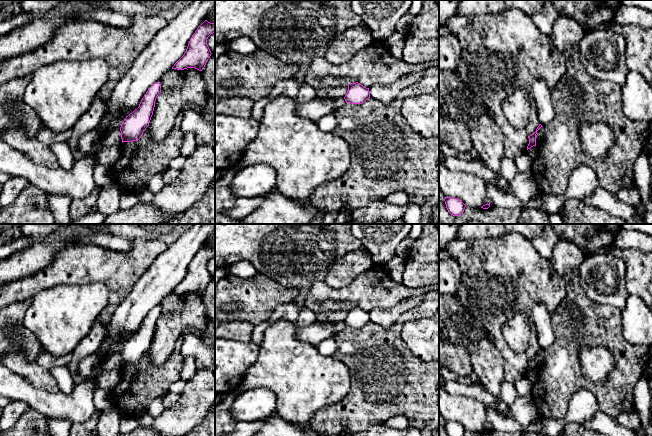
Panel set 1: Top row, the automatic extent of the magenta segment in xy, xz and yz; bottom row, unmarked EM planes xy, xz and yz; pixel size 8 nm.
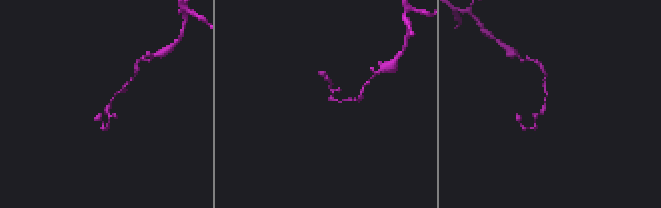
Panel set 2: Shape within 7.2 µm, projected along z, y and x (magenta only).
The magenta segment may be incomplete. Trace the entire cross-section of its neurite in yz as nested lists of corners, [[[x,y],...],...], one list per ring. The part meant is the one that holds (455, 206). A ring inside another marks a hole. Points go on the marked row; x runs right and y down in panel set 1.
[[[445,197],[444,199],[448,212],[453,216],[463,214],[466,205],[458,198]]]

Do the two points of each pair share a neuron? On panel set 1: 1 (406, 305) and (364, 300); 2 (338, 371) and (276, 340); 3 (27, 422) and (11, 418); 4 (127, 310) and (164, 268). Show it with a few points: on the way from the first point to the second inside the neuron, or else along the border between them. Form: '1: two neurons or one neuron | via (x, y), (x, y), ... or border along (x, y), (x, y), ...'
1: two neurons | border along (418, 296), (403, 299), (389, 307), (373, 309)
2: one neuron | via (323, 371), (307, 371), (291, 355)
3: two neurons | border along (29, 407), (12, 425)
4: one neuron | via (138, 301), (160, 279)

